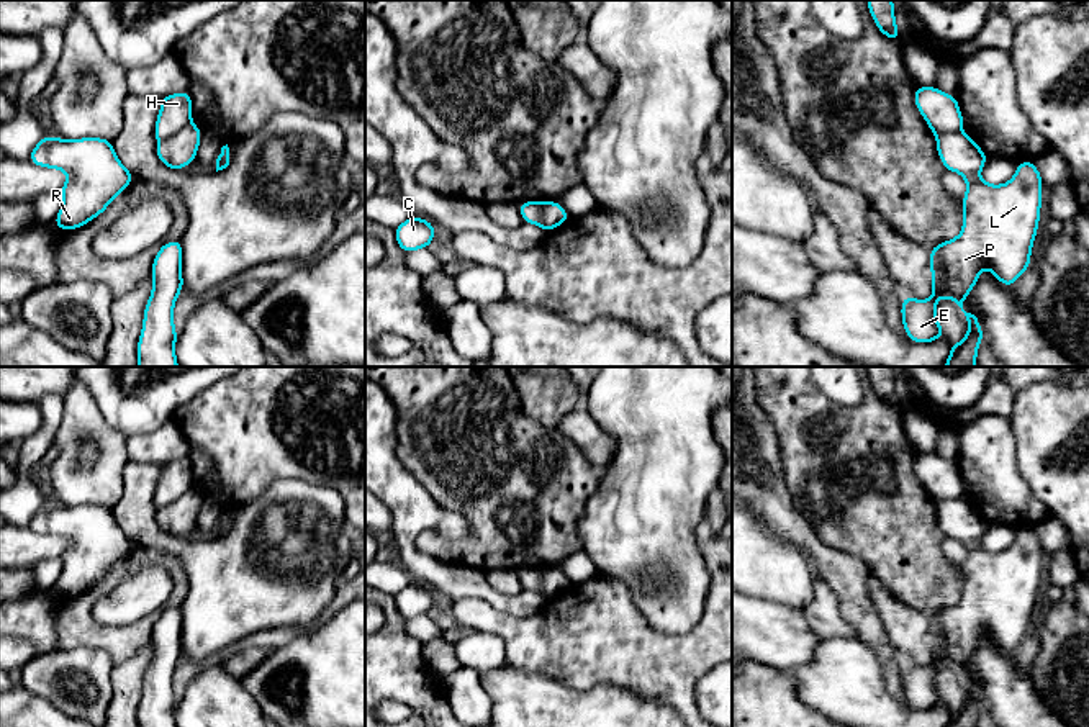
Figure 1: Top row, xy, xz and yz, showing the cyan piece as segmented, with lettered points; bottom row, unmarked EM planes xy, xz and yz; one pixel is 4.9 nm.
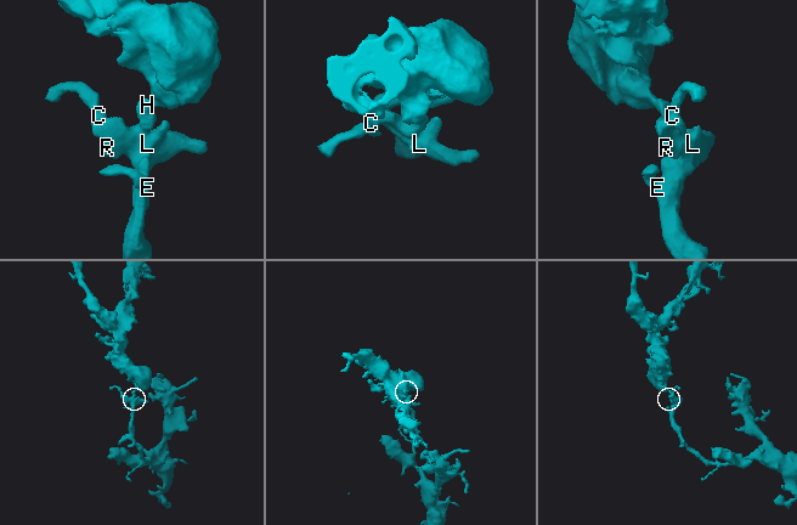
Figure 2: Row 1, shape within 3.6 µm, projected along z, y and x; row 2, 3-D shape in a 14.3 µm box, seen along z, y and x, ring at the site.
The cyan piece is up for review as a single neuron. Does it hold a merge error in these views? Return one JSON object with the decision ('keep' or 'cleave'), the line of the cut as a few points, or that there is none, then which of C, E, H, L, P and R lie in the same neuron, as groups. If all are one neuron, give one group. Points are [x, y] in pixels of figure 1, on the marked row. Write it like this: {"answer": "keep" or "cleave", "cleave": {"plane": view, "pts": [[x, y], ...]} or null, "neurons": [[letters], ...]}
{"answer": "cleave", "cleave": {"plane": "xy", "pts": [[190, 121], [159, 143]]}, "neurons": [["C", "E", "L", "P", "R"], ["H"]]}

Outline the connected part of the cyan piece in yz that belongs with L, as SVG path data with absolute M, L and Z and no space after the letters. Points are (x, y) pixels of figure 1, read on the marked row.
M955 131L938 133L935 139L945 170L958 172L966 180L963 229L955 239L930 249L932 296L915 300L904 295L902 326L906 336L919 344L947 337L937 319L937 301L953 300L966 316L968 332L951 344L943 367L976 367L984 334L978 318L966 313L963 303L984 269L1012 287L1030 267L1043 182L1035 162L1025 160L1017 164L1009 182L987 183L979 177L987 156L969 136Z

